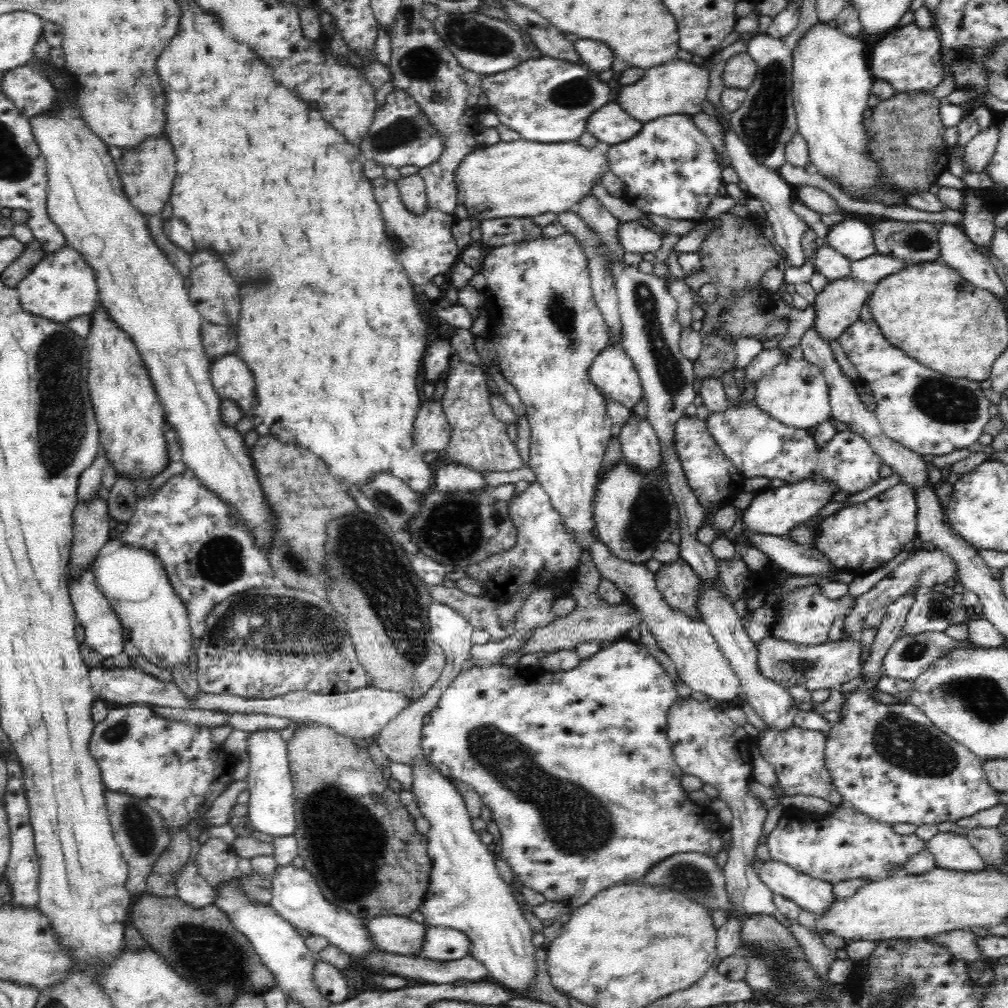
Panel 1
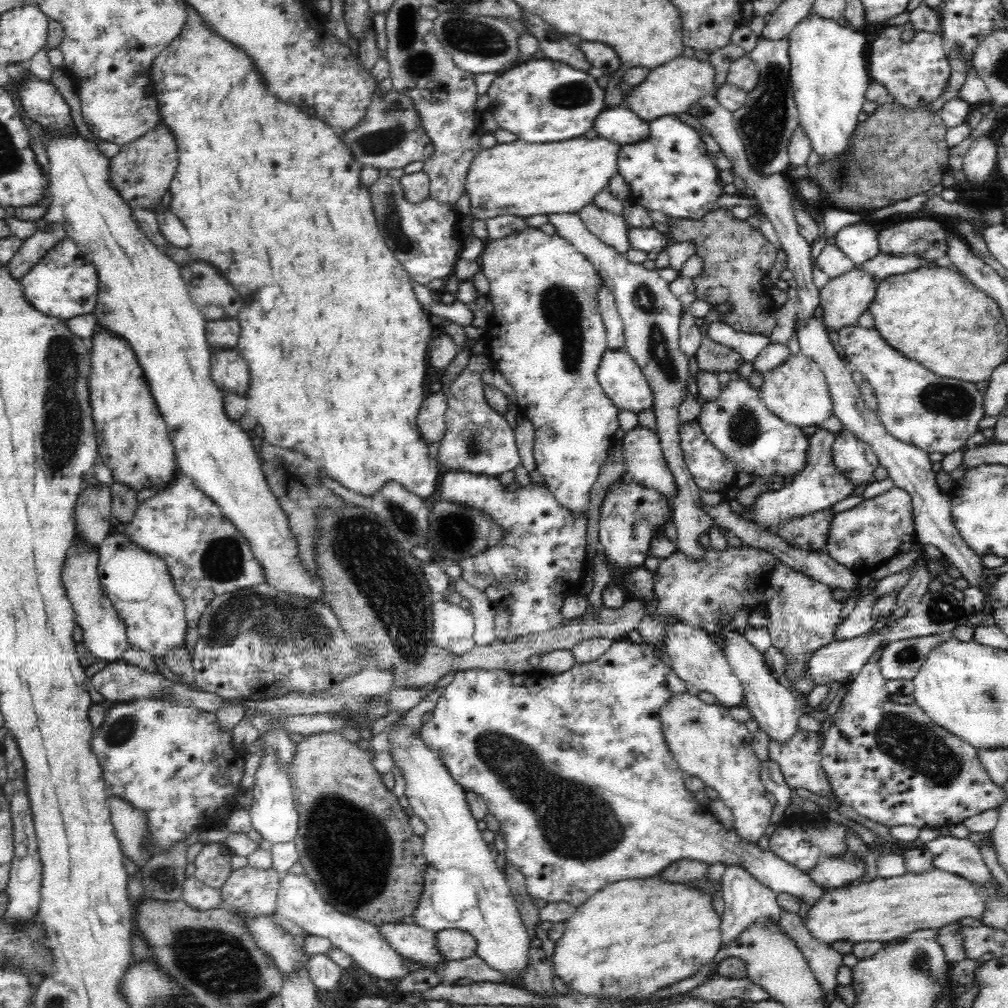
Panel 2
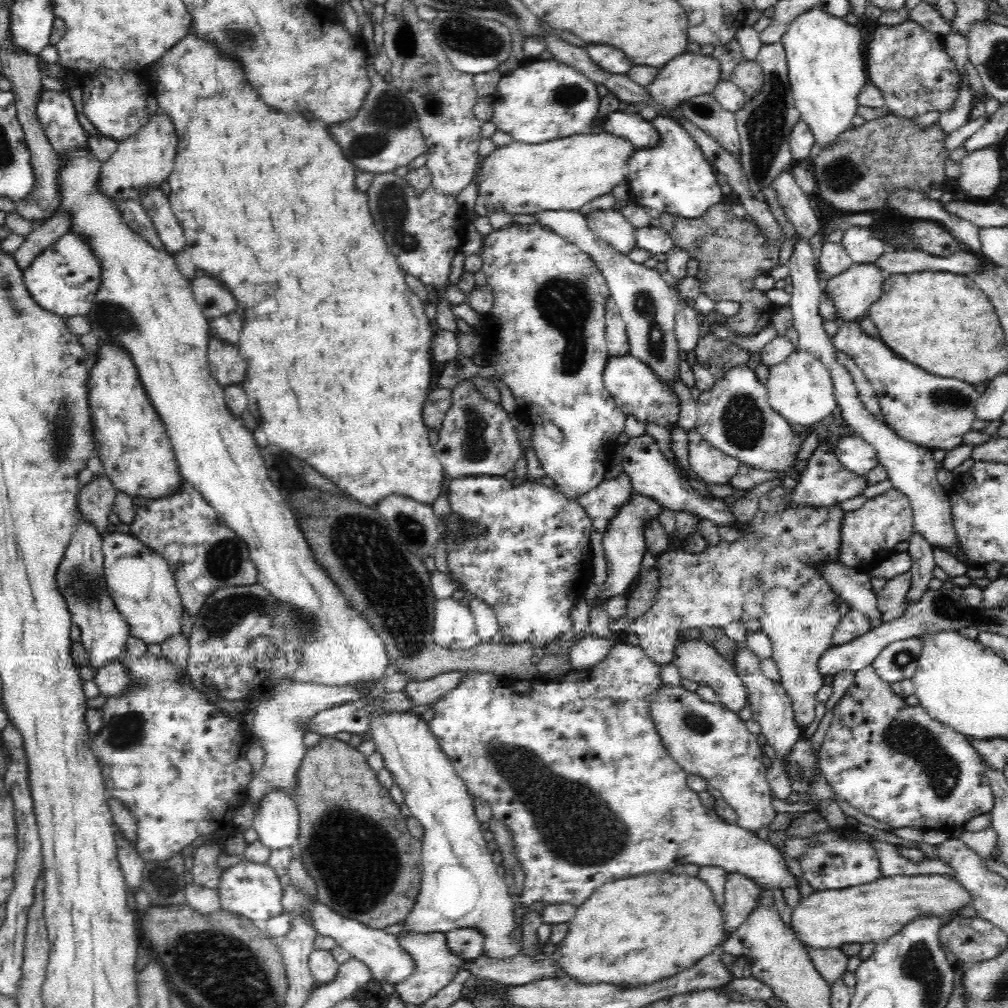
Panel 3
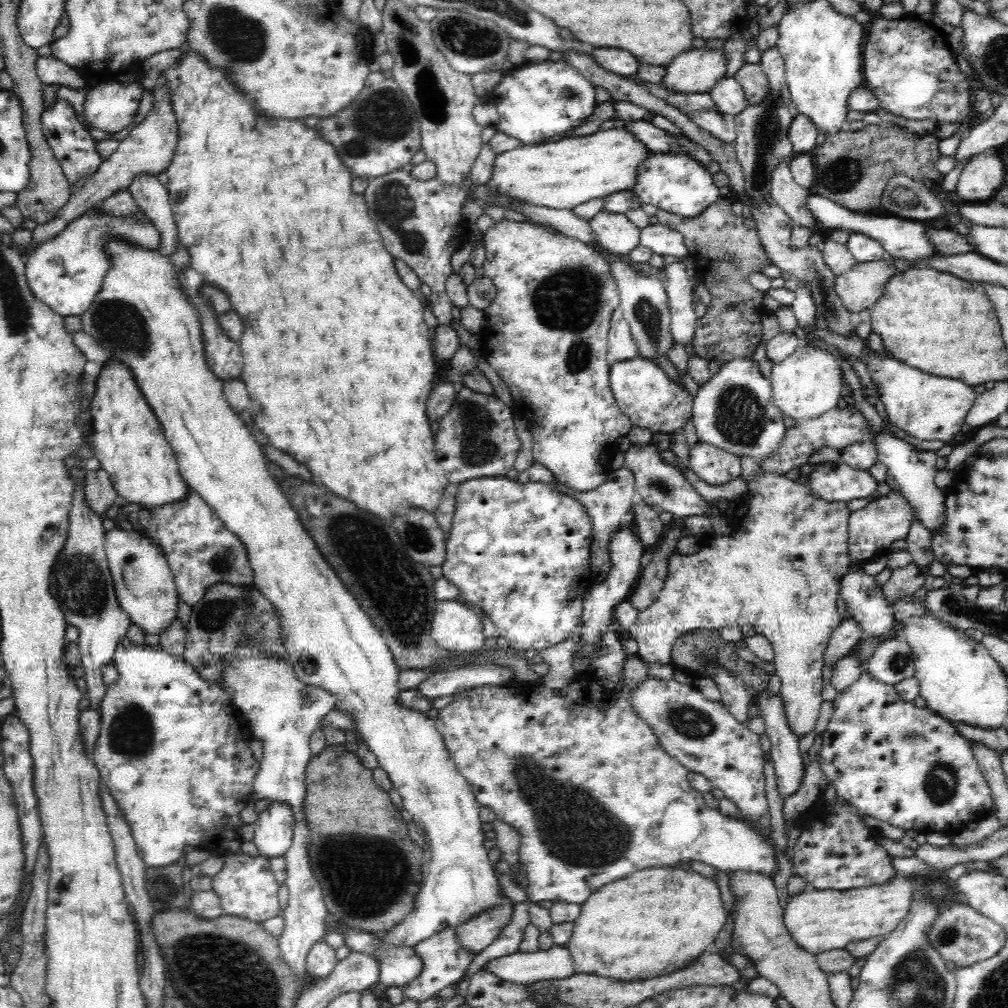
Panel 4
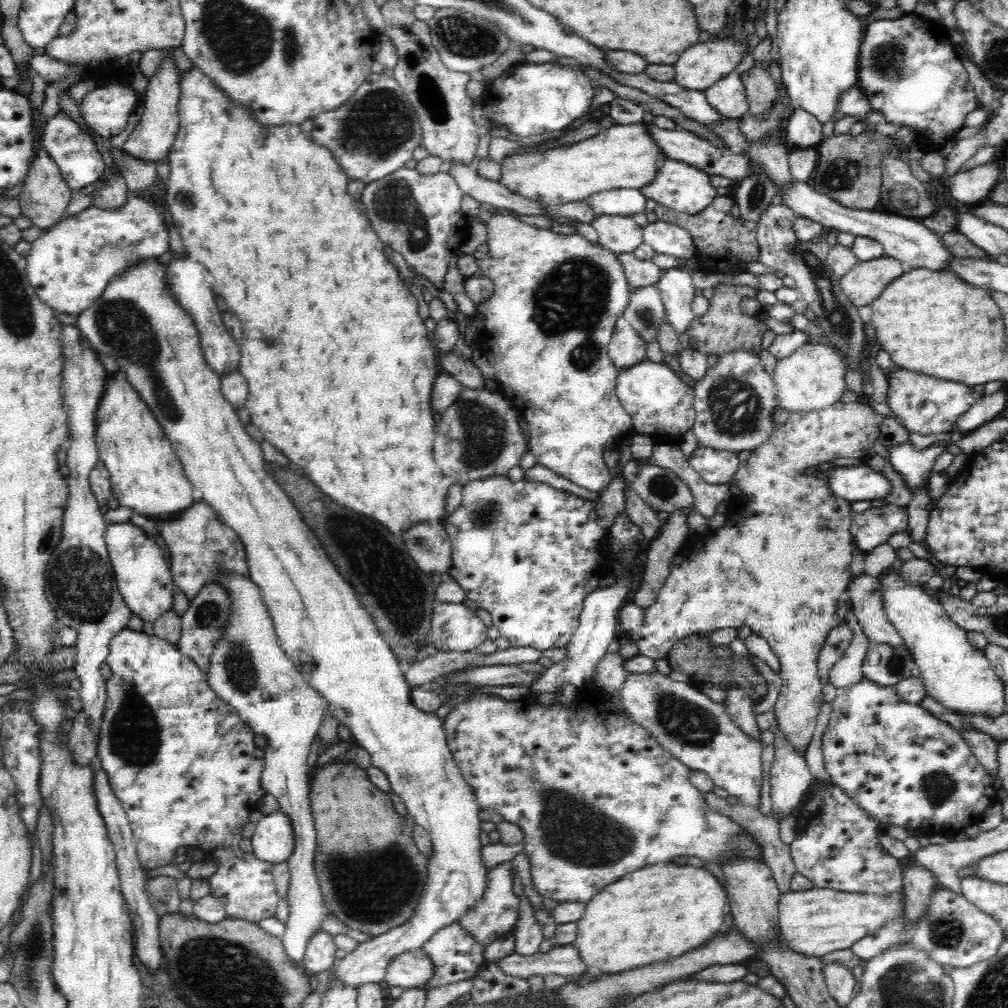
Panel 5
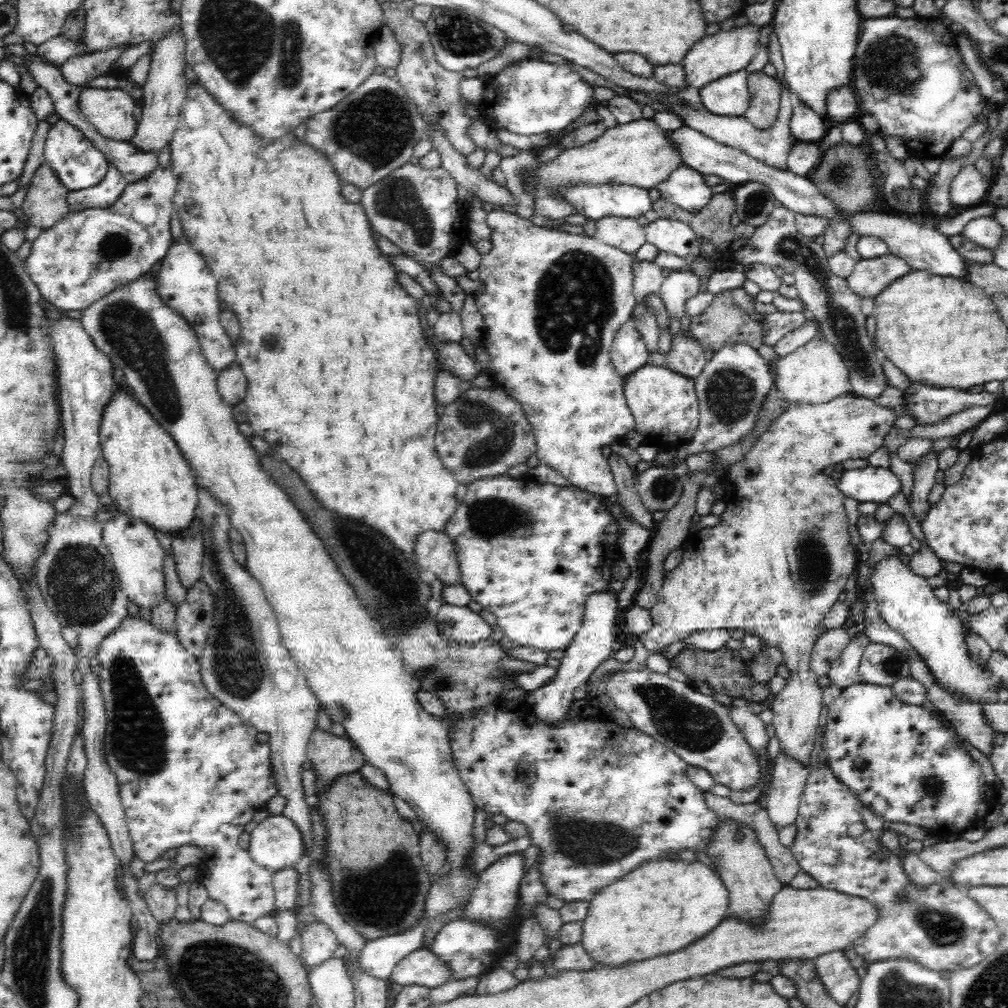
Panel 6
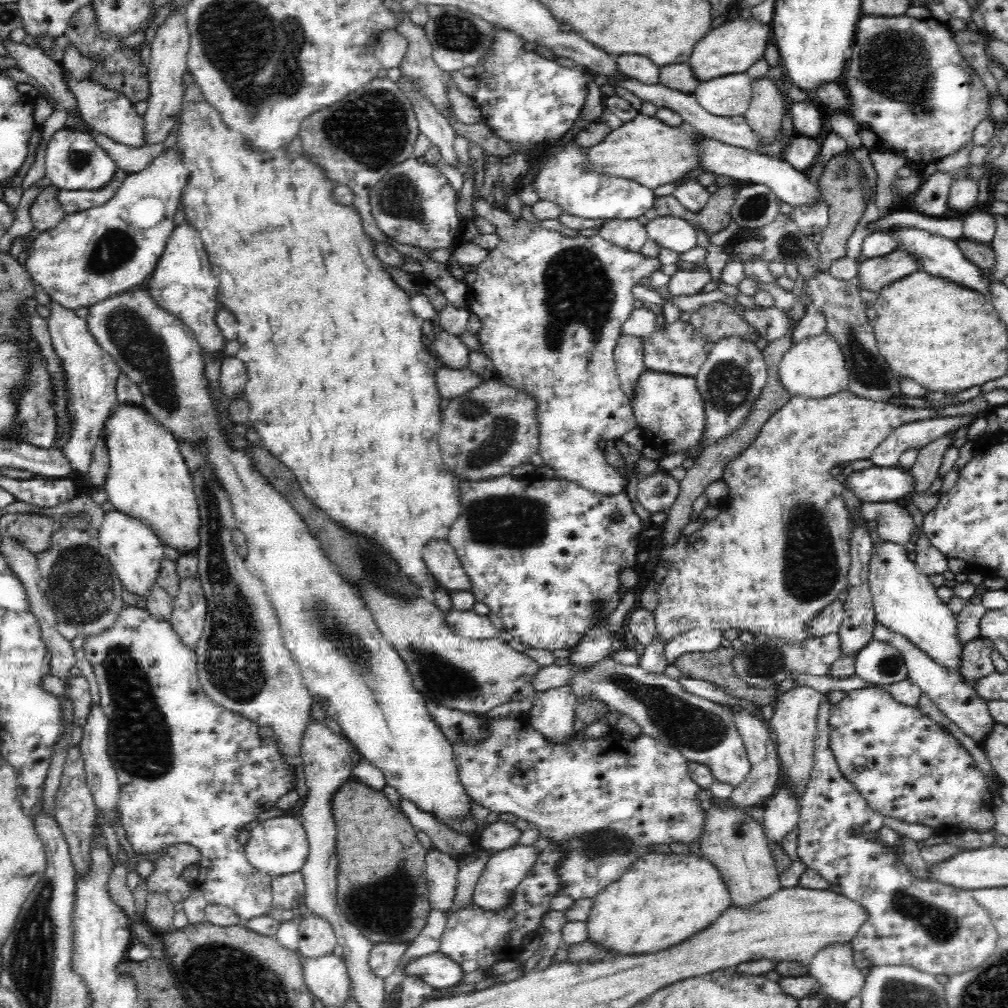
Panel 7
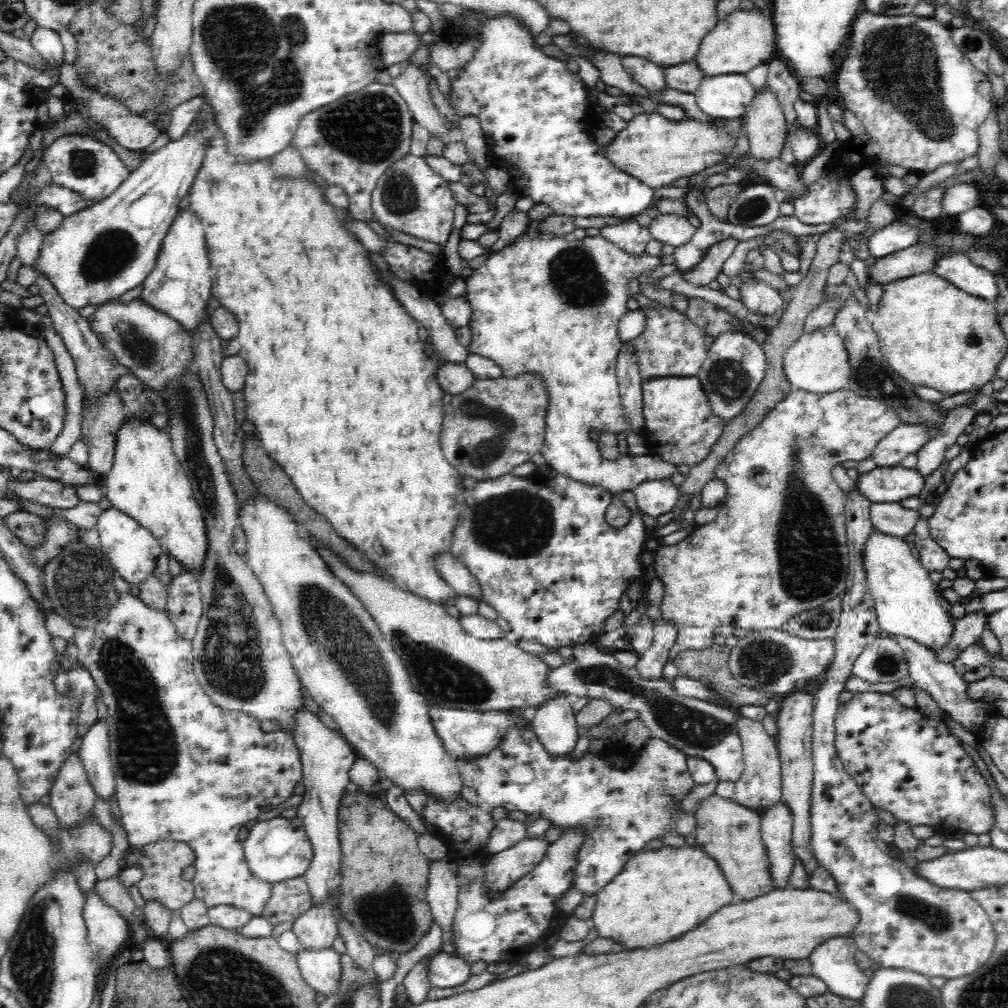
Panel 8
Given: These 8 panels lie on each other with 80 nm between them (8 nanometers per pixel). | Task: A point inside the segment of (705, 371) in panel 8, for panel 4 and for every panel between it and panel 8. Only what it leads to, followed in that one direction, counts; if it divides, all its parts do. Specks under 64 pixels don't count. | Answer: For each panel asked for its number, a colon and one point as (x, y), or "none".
4: (734, 411)
5: (734, 403)
6: (731, 390)
7: (732, 379)

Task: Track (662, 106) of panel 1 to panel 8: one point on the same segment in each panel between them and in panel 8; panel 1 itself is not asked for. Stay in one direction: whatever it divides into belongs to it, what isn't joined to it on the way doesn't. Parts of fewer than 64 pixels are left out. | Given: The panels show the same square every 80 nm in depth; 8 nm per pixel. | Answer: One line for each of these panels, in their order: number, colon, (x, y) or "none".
2: (669, 89)
3: (686, 76)
4: (697, 71)
5: (700, 66)
6: (711, 58)
7: (731, 49)
8: (746, 39)

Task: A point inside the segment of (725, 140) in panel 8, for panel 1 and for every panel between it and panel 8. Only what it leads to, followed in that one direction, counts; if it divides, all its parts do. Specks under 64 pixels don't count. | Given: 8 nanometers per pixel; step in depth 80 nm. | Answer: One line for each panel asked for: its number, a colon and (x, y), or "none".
1: (519, 179)
2: (518, 178)
3: (565, 174)
4: (562, 174)
5: (621, 156)
6: (639, 153)
7: (646, 150)

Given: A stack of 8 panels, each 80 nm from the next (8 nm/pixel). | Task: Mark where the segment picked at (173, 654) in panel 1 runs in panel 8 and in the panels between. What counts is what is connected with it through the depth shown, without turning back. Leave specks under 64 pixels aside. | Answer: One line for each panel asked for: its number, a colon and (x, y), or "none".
2: (137, 582)
3: (152, 607)
4: (144, 585)
5: (143, 577)
6: (138, 558)
7: (135, 552)
8: (131, 549)

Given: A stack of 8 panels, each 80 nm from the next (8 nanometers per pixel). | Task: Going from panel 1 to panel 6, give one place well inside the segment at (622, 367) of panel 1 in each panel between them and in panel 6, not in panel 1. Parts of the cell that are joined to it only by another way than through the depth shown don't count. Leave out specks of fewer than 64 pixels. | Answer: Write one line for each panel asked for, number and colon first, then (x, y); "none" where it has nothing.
2: (621, 380)
3: (637, 391)
4: (647, 396)
5: (659, 403)
6: (664, 405)

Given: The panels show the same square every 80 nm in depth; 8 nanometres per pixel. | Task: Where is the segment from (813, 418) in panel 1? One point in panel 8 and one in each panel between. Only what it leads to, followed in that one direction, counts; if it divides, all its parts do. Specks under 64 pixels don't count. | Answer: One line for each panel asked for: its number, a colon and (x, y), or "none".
2: (797, 392)
3: (801, 389)
4: (806, 384)
5: (812, 378)
6: (815, 373)
7: (815, 368)
8: (817, 362)

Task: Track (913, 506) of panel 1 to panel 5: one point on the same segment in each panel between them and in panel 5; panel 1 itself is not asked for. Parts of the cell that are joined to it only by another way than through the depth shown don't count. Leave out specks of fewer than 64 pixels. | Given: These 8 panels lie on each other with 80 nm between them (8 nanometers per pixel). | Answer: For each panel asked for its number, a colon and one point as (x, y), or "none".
2: (862, 538)
3: (869, 535)
4: (871, 530)
5: (874, 526)

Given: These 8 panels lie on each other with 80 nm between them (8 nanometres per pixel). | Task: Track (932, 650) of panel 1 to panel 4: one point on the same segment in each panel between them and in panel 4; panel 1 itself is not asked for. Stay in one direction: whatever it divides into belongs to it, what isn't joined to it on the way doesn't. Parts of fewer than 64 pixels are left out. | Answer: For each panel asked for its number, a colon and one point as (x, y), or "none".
2: (901, 659)
3: (897, 661)
4: (892, 662)

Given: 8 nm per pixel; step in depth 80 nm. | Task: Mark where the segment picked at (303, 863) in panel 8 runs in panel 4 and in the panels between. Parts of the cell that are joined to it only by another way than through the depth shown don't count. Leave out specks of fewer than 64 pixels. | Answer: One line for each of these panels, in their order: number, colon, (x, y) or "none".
4: (274, 827)
5: (273, 840)
6: (276, 844)
7: (277, 847)

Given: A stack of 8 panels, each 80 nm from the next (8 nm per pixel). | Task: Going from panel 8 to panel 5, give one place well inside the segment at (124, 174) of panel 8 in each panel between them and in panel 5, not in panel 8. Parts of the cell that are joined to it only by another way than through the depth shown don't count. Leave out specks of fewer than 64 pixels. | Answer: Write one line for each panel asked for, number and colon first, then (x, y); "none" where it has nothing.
5: (73, 150)
6: (78, 164)
7: (73, 161)

